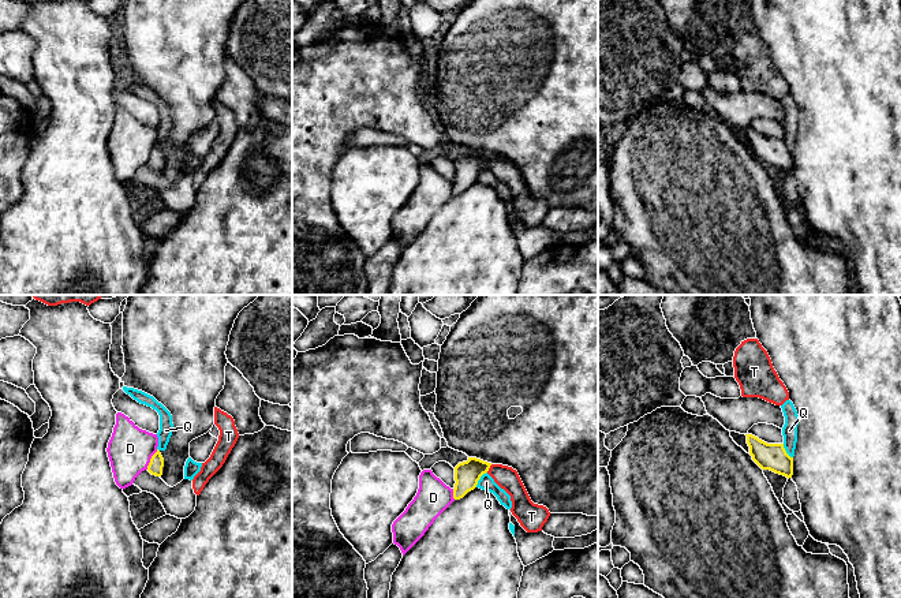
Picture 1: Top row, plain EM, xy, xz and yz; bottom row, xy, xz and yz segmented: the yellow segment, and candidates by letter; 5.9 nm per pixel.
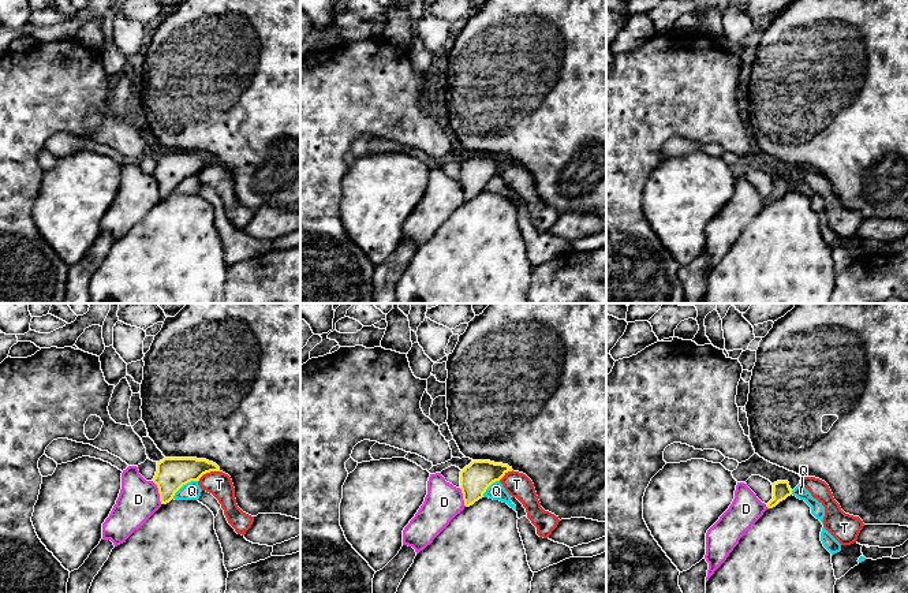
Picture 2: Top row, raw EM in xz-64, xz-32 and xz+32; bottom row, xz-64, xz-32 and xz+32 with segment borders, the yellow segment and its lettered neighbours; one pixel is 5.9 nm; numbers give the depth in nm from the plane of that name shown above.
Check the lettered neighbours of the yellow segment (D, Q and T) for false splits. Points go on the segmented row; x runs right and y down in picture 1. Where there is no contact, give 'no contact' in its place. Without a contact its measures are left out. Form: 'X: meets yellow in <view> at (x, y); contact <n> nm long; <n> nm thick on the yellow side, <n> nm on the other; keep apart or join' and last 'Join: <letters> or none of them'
D: meets yellow in xy at (150, 459); contact 140 nm long; 90 nm thick on the yellow side, 260 nm on the other; keep apart
Q: meets yellow in xz at (479, 478); contact 120 nm long; 150 nm thick on the yellow side, 90 nm on the other; keep apart
T: meets yellow in xz at (489, 467); contact 60 nm long; 150 nm thick on the yellow side, 140 nm on the other; keep apart
Join: none of them

